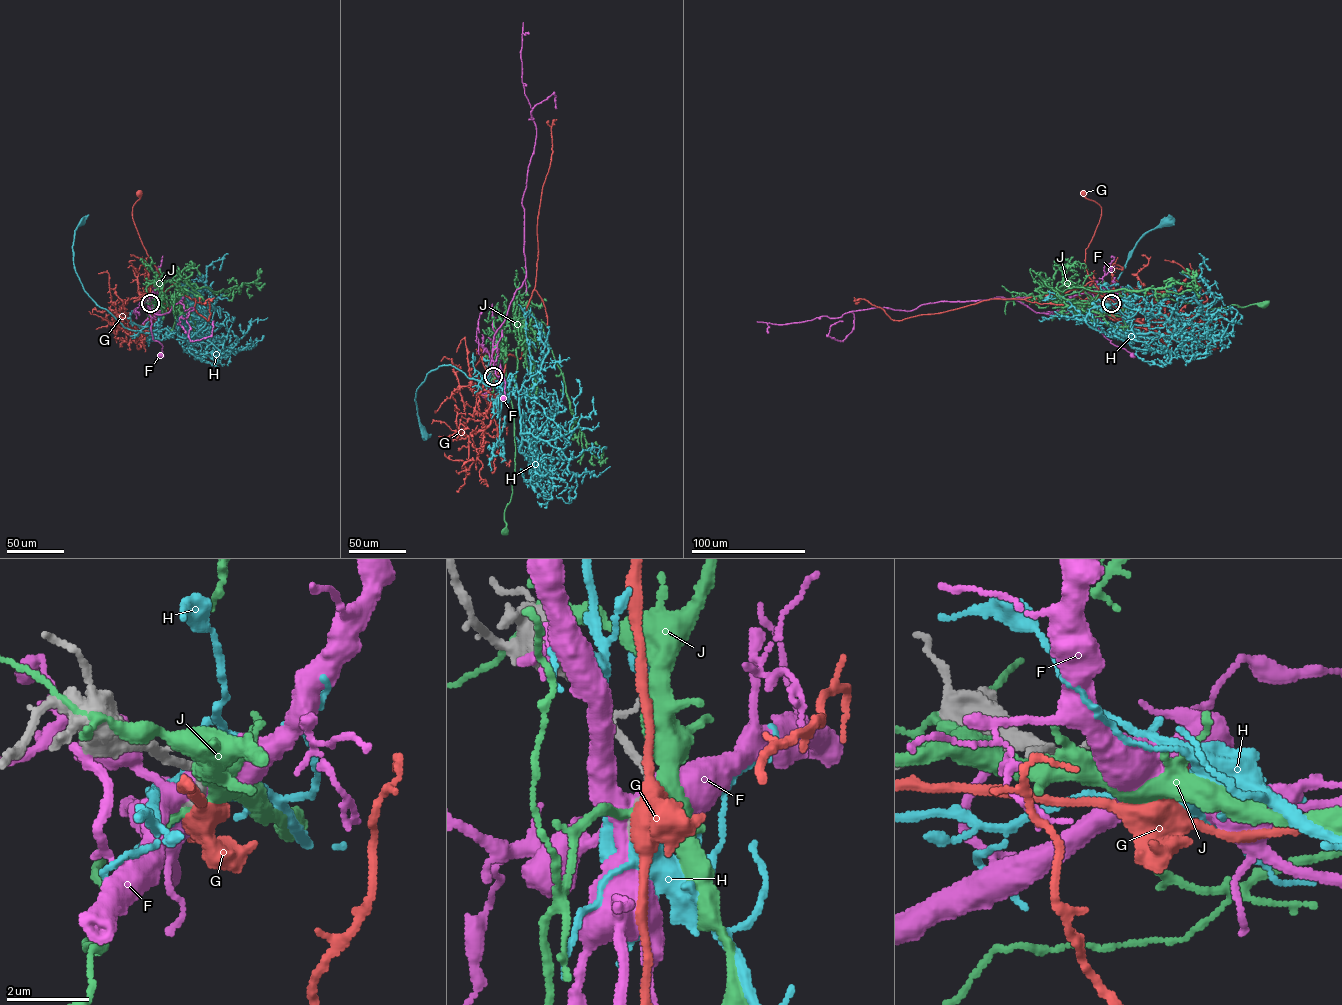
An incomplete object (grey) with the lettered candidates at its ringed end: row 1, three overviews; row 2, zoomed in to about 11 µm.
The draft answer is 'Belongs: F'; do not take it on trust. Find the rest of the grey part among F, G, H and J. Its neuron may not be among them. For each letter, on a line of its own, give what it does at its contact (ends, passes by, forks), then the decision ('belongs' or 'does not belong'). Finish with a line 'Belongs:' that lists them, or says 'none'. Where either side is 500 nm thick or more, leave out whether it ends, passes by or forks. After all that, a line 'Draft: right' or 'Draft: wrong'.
F: it forks; does not belong
G: it forks; does not belong
H: it forks; belongs
J: it forks; does not belong
Belongs: H
Draft: wrong

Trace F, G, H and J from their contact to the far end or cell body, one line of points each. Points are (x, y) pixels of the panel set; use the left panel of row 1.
F: (150, 302), (148, 308), (162, 314), (183, 297), (185, 311), (194, 309), (179, 318), (186, 333)
G: (150, 302), (150, 289), (148, 292), (157, 311), (163, 283), (134, 222), (132, 207), (140, 198), (138, 192)
H: (150, 302), (159, 312), (157, 329), (143, 333), (125, 328), (85, 291), (72, 247), (81, 223)
J: (150, 302), (153, 300), (155, 305), (161, 284), (163, 295), (171, 296), (172, 306), (163, 307), (162, 303)

